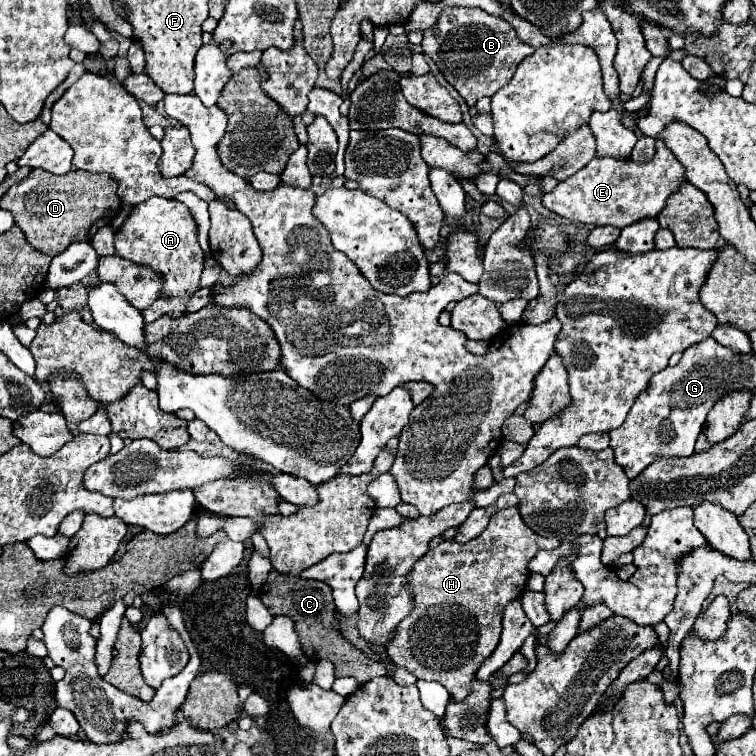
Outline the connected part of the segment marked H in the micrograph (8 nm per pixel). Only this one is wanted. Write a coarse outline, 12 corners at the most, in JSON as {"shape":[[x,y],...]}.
{"shape":[[517,507],[413,565],[387,655],[455,701],[495,651],[539,537]]}

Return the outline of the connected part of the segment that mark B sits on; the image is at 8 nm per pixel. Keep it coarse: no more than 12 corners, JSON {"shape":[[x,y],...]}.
{"shape":[[477,7],[443,9],[423,53],[469,107],[535,51]]}

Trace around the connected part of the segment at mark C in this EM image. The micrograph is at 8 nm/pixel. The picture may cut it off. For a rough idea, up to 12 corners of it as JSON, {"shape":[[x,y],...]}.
{"shape":[[271,571],[261,601],[293,619],[303,655],[363,685],[389,675],[331,627],[329,585]]}

